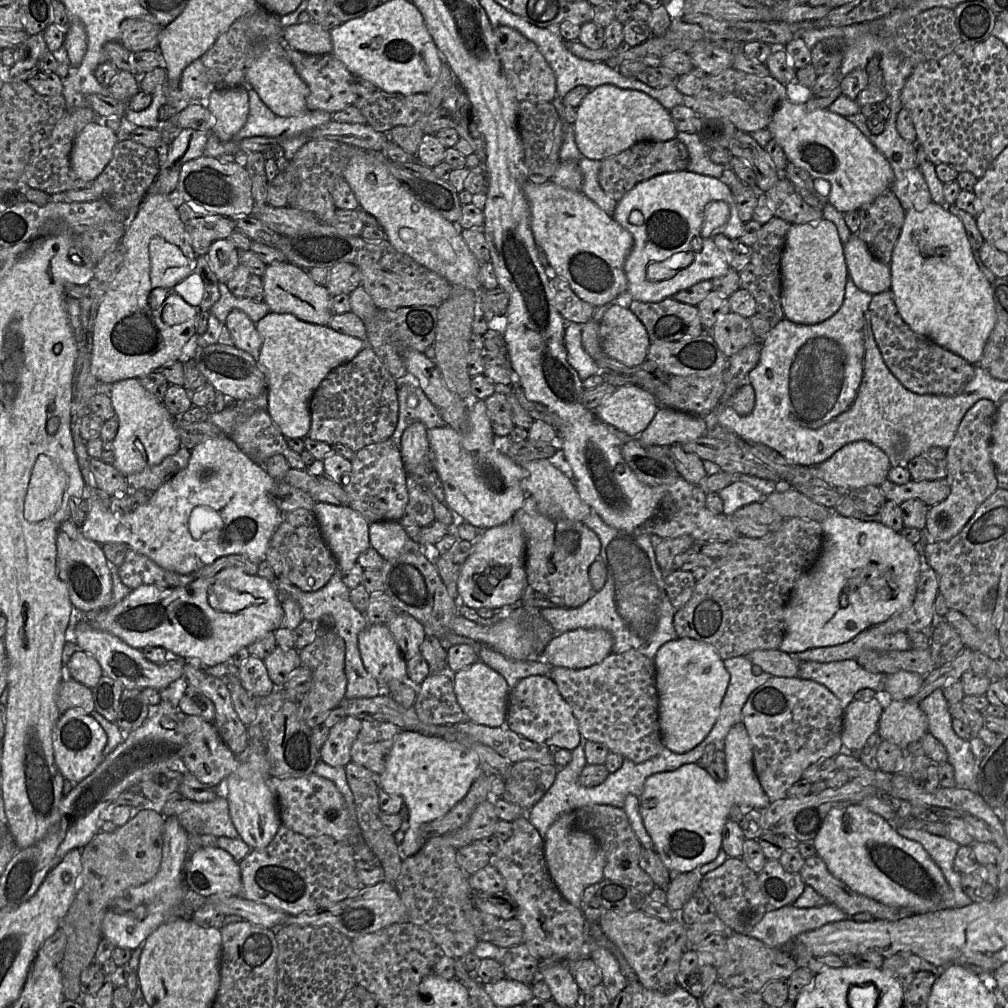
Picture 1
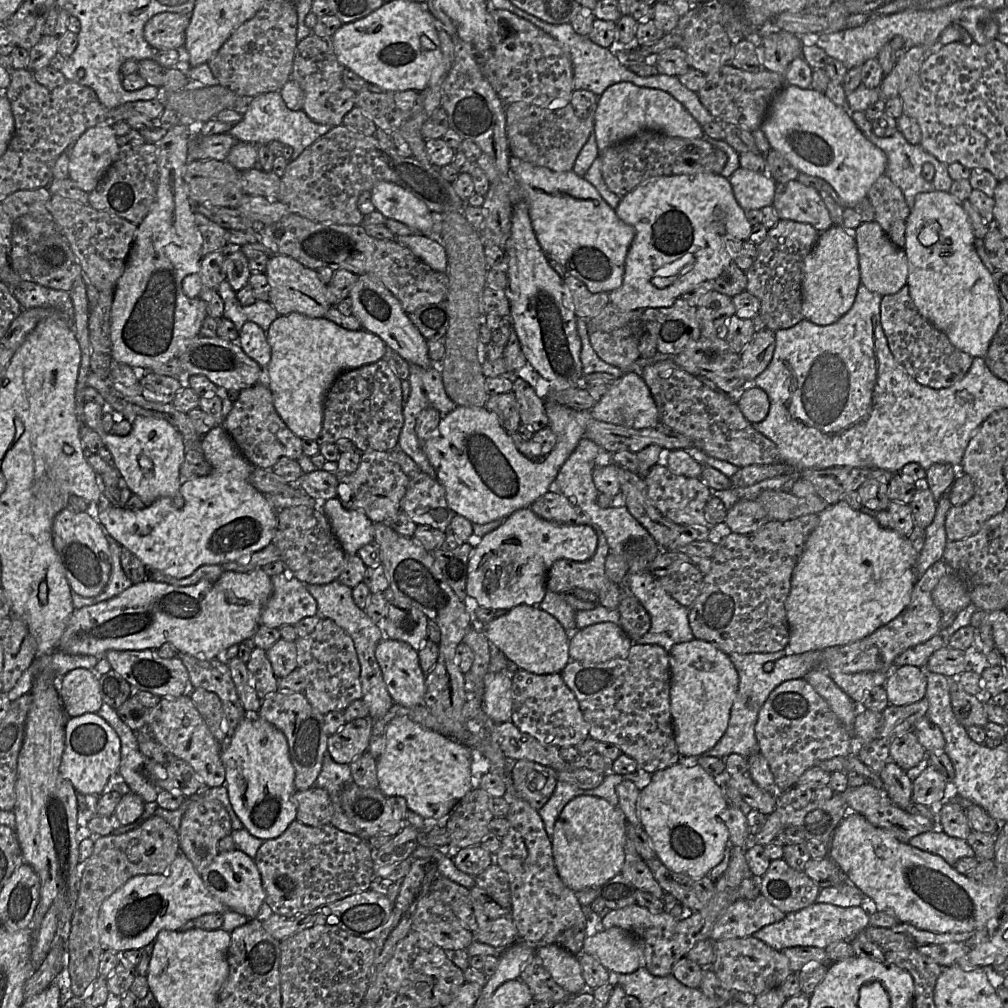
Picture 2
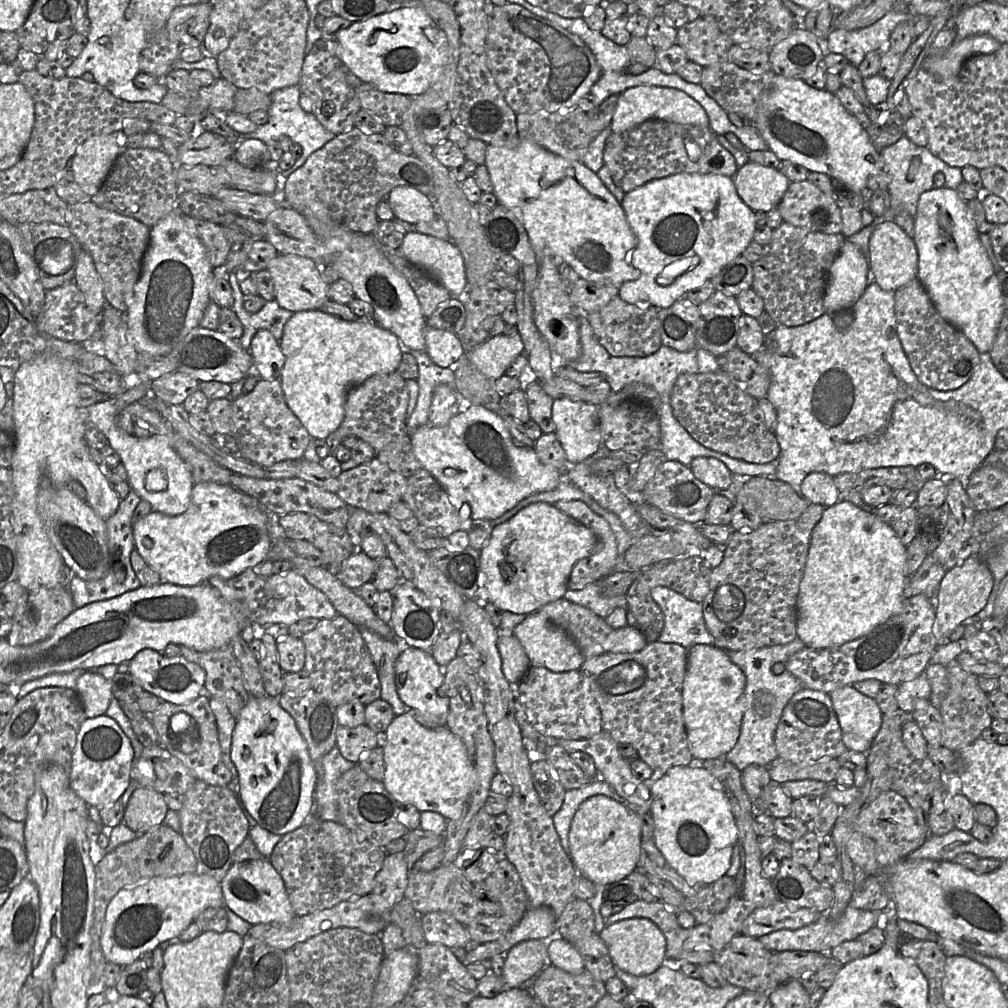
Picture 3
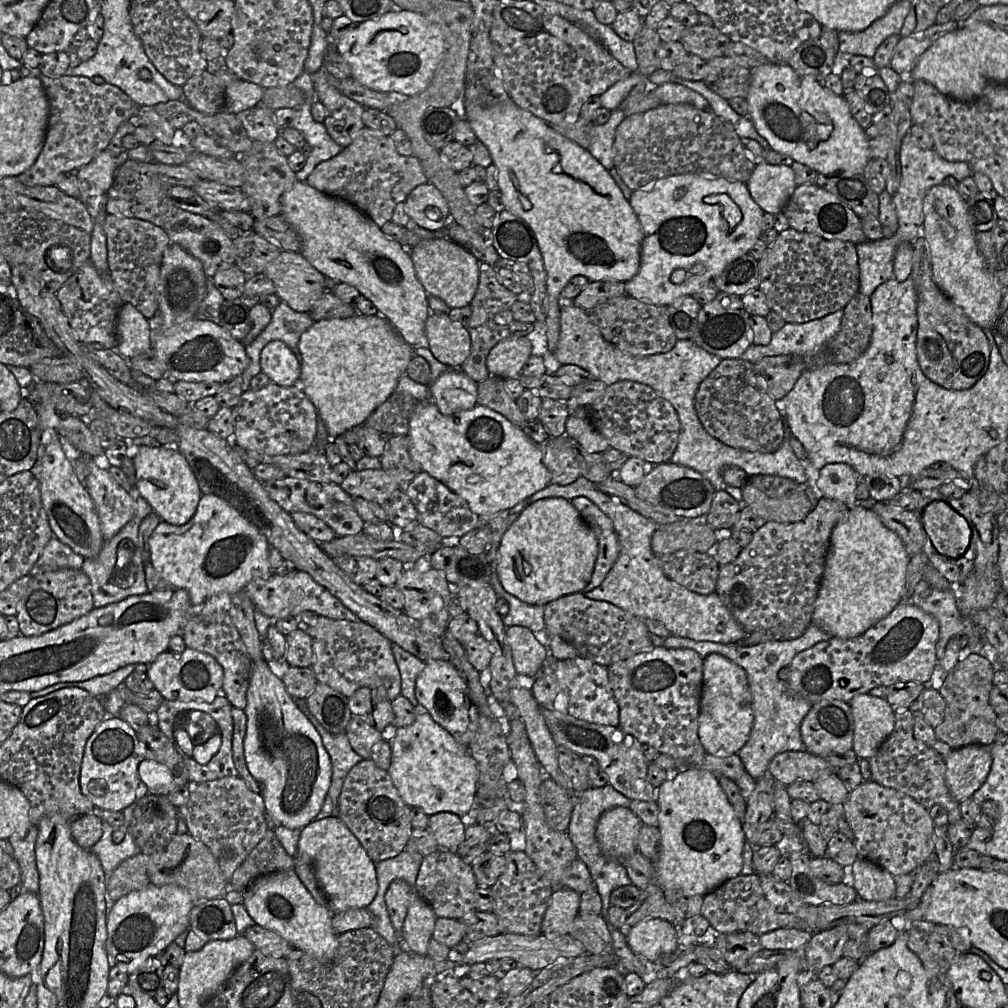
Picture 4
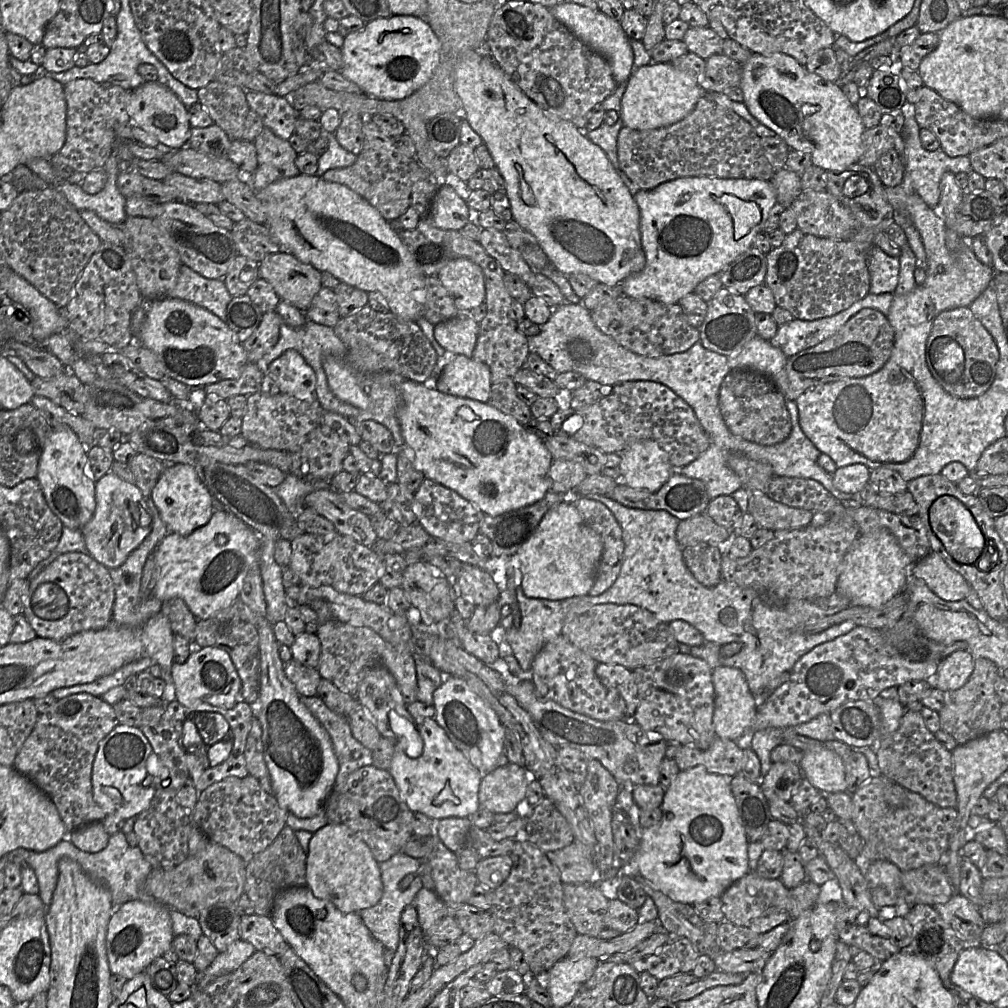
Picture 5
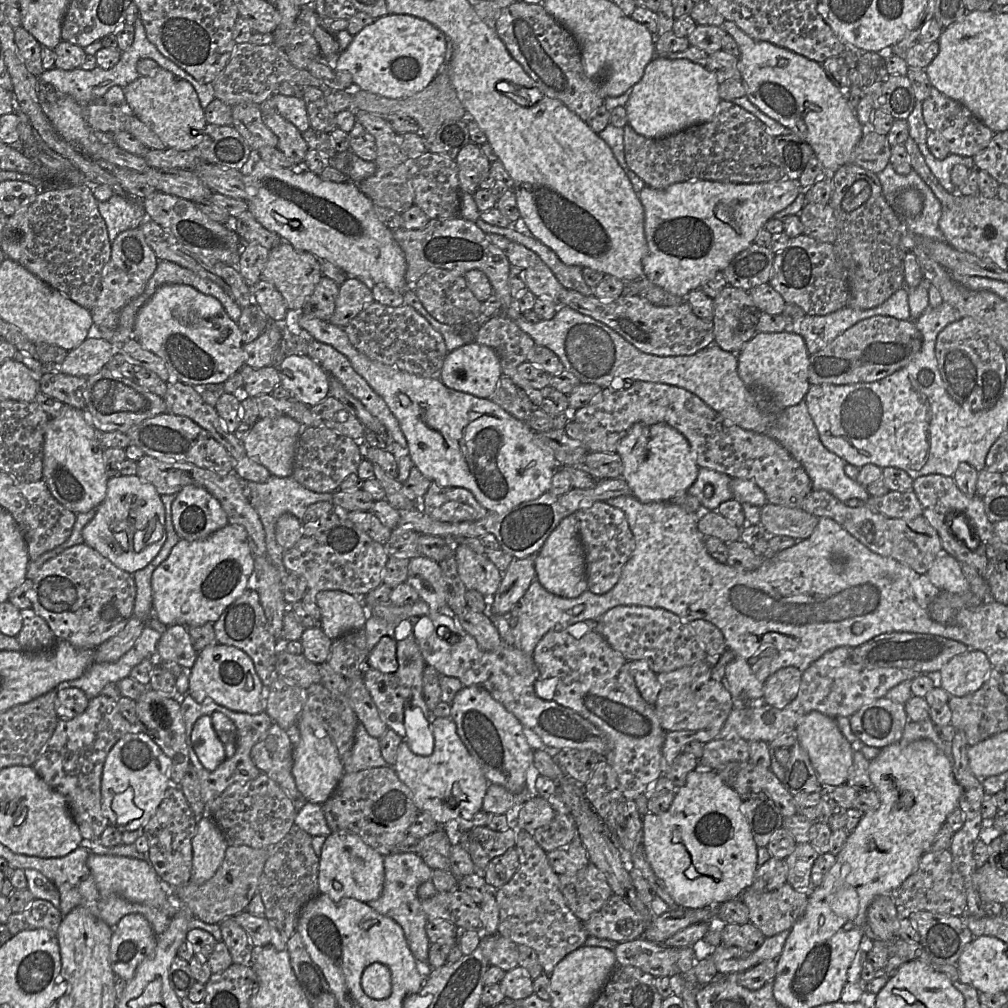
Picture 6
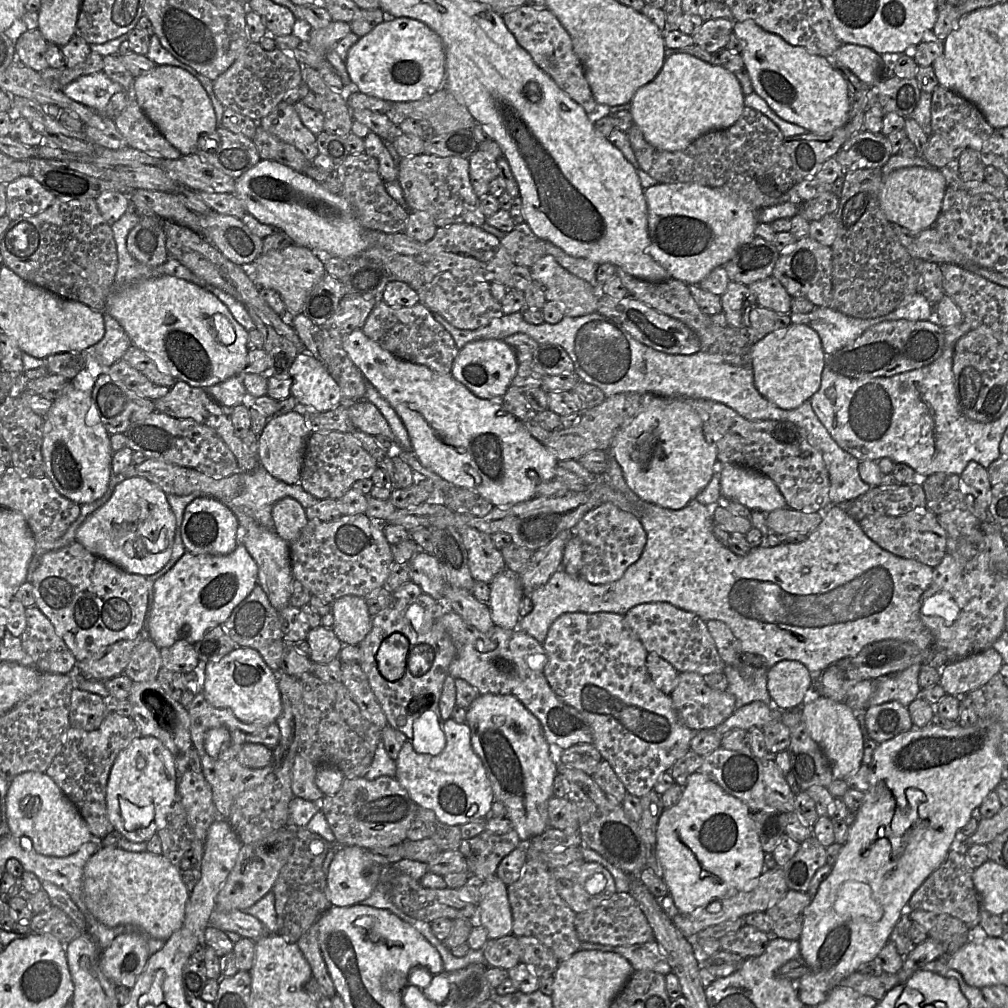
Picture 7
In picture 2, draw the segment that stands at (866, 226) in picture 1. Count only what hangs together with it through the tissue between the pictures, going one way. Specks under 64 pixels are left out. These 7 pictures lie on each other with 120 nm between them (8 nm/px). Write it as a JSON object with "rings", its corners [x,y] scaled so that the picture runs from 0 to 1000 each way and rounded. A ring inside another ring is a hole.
{"rings":[[[878,172],[865,184],[860,195],[868,209],[867,219],[888,244],[897,247],[899,222],[904,207],[894,188]]]}

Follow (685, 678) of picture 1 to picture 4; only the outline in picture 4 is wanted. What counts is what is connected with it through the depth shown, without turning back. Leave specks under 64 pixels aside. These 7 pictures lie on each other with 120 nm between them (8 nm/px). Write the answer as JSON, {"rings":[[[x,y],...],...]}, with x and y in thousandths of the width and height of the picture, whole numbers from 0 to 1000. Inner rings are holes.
{"rings":[[[704,649],[697,654],[692,729],[701,748],[721,751],[733,746],[747,720],[747,692],[738,664],[722,653]]]}

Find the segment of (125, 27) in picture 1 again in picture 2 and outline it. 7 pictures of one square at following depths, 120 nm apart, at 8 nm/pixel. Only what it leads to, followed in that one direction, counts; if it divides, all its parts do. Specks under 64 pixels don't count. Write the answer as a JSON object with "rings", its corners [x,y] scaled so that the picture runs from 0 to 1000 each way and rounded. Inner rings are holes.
{"rings":[[[173,12],[157,13],[149,18],[142,30],[144,40],[157,50],[182,47],[188,15]]]}

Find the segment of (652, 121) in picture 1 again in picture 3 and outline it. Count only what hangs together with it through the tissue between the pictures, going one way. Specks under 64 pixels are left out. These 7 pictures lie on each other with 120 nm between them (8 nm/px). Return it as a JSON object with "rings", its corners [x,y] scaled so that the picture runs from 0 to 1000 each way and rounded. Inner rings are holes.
{"rings":[[[636,84],[623,87],[613,95],[605,128],[607,132],[616,132],[642,119],[703,126],[703,117],[698,107],[680,91],[665,86]]]}

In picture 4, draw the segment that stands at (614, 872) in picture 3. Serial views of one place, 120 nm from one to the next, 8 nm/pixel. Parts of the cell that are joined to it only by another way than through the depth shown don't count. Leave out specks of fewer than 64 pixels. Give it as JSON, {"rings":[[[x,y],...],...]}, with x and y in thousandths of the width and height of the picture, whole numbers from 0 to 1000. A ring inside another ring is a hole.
{"rings":[[[611,800],[598,806],[590,830],[599,848],[619,854],[633,843],[635,813],[622,801]]]}

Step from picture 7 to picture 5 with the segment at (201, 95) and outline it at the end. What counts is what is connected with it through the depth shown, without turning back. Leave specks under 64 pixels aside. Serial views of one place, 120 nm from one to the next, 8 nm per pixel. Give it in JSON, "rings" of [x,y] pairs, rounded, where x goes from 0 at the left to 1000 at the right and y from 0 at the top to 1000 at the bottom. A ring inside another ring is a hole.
{"rings":[[[145,80],[128,90],[127,113],[130,122],[153,134],[168,148],[177,149],[186,144],[189,131],[187,107],[171,89],[158,81]]]}

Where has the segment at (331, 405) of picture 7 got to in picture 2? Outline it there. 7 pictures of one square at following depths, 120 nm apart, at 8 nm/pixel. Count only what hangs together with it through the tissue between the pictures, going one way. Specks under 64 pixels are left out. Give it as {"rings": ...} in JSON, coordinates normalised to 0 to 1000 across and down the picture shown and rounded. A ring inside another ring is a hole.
{"rings":[[[249,318],[243,319],[237,328],[235,340],[260,366],[265,364],[269,356],[269,345],[264,329],[257,322]]]}

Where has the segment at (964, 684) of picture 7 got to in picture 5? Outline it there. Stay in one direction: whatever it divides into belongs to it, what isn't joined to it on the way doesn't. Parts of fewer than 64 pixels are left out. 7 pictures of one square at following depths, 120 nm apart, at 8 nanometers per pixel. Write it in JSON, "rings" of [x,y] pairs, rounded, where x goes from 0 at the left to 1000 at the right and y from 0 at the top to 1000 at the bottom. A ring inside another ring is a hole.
{"rings":[[[947,646],[933,656],[929,670],[919,675],[925,683],[938,687],[953,683],[966,665],[967,653],[961,646]]]}

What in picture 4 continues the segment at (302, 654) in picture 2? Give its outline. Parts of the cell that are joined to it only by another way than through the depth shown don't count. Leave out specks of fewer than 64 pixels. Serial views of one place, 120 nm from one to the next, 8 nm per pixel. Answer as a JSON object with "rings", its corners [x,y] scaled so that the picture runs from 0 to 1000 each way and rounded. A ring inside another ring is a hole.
{"rings":[[[316,611],[305,629],[310,633],[312,657],[309,661],[315,677],[326,680],[343,691],[358,682],[381,681],[384,693],[398,689],[398,671],[389,646],[389,637],[359,616],[330,615]]]}

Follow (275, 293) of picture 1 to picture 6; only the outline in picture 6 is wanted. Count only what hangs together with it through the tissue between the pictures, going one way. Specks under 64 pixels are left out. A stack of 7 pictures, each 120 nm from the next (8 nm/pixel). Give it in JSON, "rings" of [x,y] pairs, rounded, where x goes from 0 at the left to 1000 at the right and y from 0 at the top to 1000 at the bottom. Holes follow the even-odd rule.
{"rings":[[[282,239],[268,249],[259,272],[260,277],[268,280],[278,290],[288,308],[301,306],[318,275],[318,259],[313,254]]]}

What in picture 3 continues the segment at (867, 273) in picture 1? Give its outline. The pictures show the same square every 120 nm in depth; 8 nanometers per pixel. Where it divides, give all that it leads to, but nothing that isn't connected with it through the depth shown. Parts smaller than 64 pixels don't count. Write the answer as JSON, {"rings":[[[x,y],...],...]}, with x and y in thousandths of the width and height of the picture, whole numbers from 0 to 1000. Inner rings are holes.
{"rings":[[[878,219],[868,224],[860,257],[866,280],[878,289],[889,289],[910,276],[911,250],[908,240],[887,220]]]}

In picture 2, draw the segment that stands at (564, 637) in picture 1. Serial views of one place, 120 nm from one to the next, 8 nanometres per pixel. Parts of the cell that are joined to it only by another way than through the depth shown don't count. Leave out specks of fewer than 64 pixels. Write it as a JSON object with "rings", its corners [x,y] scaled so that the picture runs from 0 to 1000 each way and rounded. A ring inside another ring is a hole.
{"rings":[[[595,617],[565,629],[565,655],[598,658],[620,651],[628,636],[614,619]]]}

